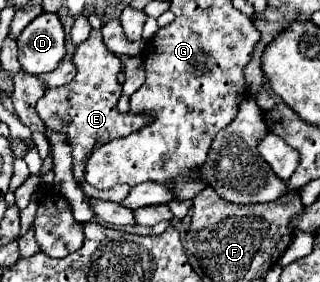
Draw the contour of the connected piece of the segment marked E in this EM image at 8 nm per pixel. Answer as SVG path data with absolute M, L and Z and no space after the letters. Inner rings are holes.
M91 29L89 37L77 47L73 63L77 65L77 77L65 87L45 91L45 95L37 103L37 113L49 129L55 129L55 131L61 131L67 135L69 145L73 149L73 175L75 175L77 183L81 183L83 191L89 197L119 203L121 199L127 197L131 187L129 185L117 185L117 187L111 187L107 191L99 191L99 189L91 187L89 183L85 185L85 163L87 163L89 155L97 147L101 147L105 141L113 141L117 137L125 137L125 135L141 129L143 125L151 123L153 115L147 115L147 113L137 115L131 111L129 113L117 111L117 101L121 97L121 83L117 81L117 73L121 71L123 63L117 55L113 55L105 47L99 29Z

